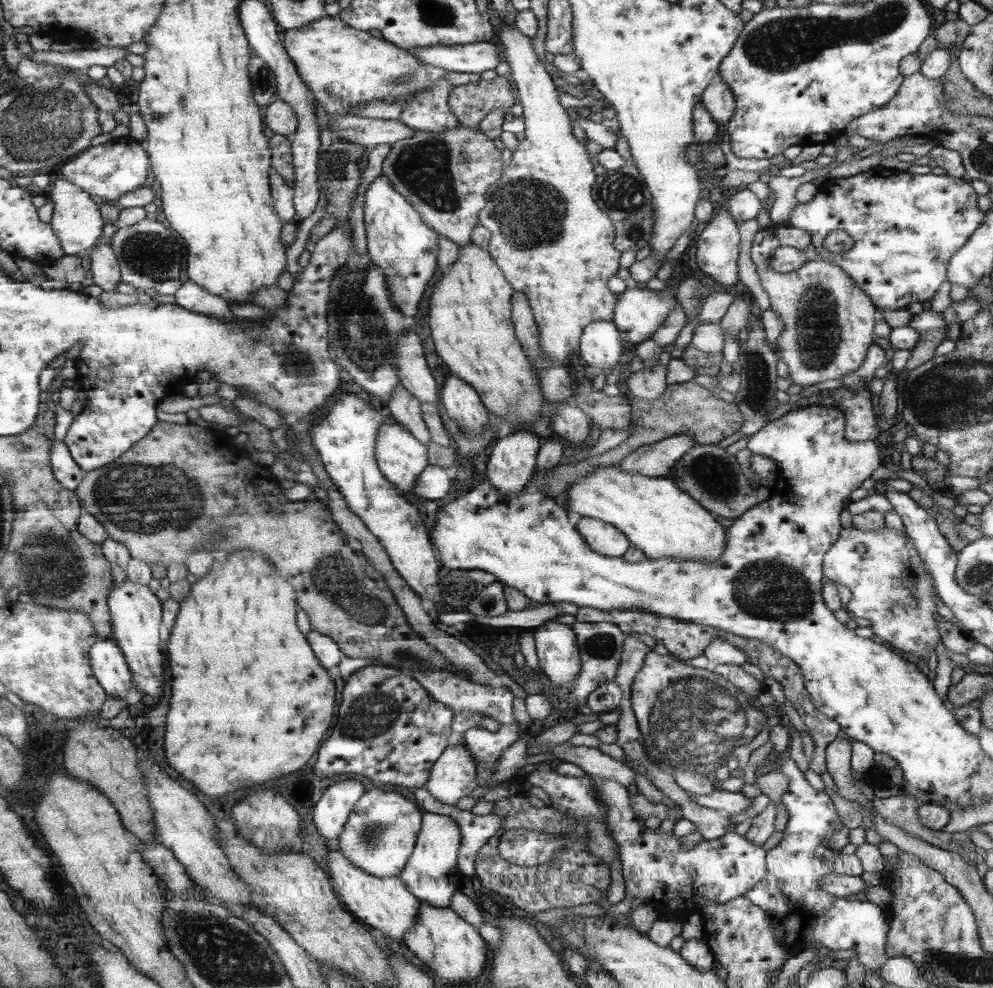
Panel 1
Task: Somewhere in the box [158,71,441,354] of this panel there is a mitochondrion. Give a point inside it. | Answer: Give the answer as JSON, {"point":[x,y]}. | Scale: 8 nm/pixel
{"point":[340,163]}

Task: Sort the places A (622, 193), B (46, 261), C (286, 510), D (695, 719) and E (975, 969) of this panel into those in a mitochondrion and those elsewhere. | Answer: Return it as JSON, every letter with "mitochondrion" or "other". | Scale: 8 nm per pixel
{"A":"mitochondrion","B":"other","C":"other","D":"mitochondrion","E":"mitochondrion"}

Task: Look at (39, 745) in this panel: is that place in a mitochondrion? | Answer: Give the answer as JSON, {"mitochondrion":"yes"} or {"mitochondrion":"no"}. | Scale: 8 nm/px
{"mitochondrion":"no"}

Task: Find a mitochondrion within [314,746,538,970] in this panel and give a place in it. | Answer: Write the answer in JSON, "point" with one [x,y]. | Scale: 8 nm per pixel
{"point":[371,832]}

